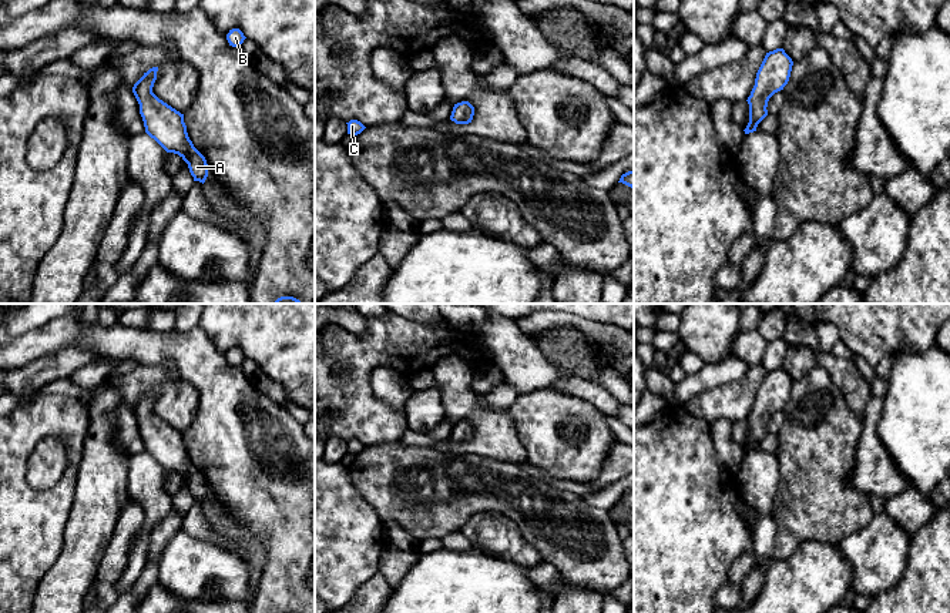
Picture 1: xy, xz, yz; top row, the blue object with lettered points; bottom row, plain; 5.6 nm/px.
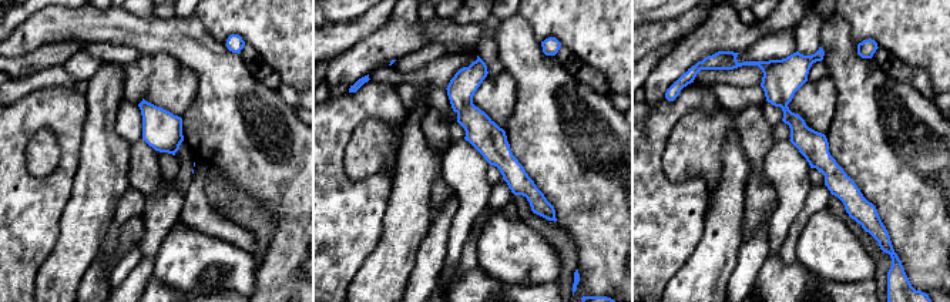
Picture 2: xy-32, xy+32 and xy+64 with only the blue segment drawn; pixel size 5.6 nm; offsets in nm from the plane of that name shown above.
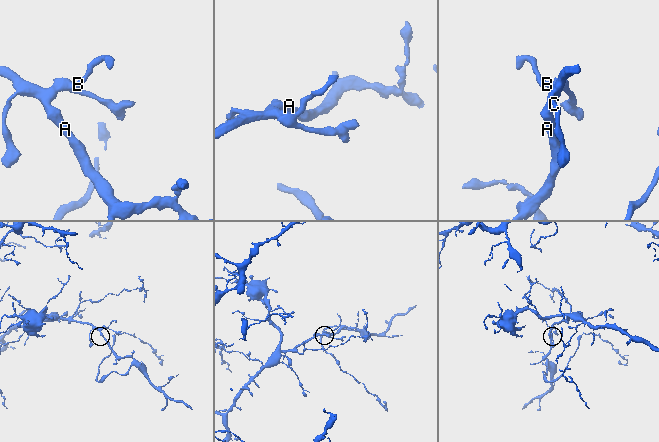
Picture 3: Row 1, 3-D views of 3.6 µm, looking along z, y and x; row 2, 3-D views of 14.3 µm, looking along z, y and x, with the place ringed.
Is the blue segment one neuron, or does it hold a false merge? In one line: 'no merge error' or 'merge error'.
merge error

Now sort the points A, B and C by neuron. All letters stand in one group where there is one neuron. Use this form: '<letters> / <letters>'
A / B C

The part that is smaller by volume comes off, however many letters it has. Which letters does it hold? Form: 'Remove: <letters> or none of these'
Remove: A

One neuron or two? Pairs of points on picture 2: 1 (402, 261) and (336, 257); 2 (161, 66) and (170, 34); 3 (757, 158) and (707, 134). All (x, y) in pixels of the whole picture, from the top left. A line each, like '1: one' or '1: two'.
1: two
2: two
3: one

